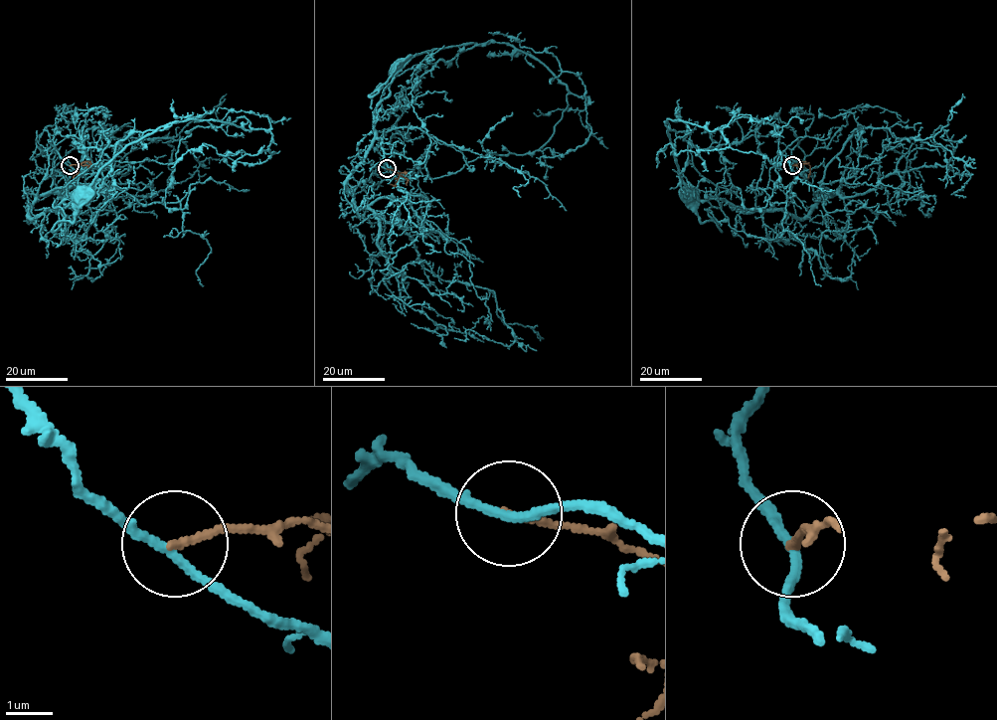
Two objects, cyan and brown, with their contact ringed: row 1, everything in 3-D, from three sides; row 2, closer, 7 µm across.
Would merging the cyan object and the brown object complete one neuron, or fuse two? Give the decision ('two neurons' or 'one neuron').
two neurons

